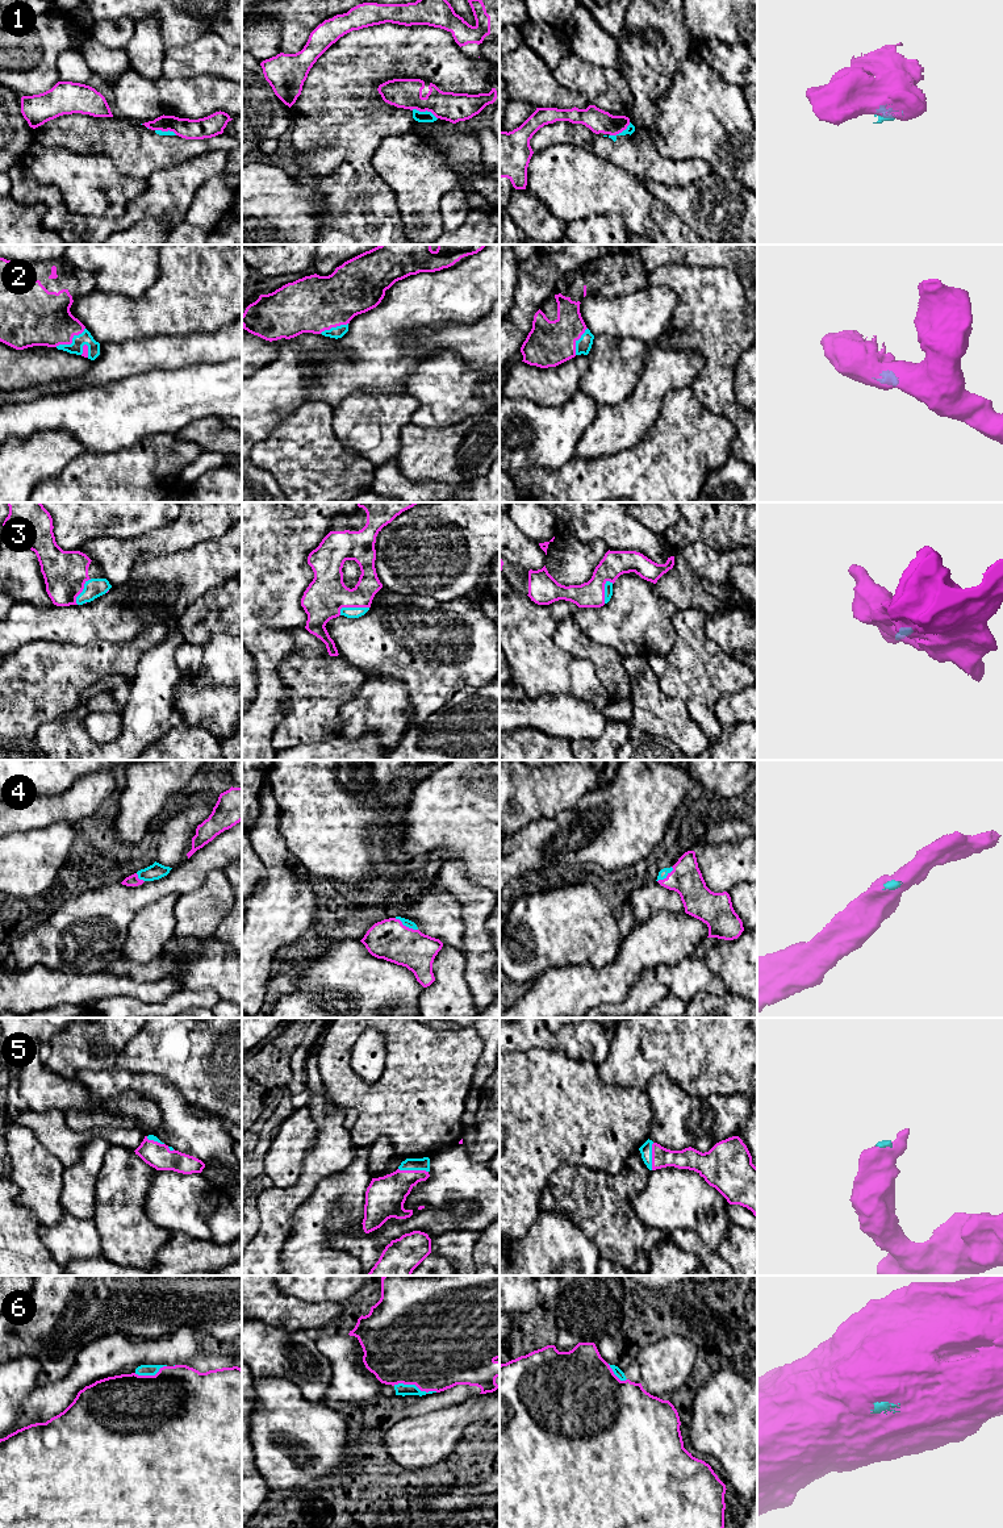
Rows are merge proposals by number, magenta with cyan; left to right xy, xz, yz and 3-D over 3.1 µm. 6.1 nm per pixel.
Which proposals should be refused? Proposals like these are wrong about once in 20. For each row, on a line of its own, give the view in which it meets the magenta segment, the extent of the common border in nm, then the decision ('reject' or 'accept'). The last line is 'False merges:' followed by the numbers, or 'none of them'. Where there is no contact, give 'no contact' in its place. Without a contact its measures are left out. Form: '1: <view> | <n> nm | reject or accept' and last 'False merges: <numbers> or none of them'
1: xz | 170 nm | reject
2: xy | 220 nm | accept
3: xz | 190 nm | accept
4: xz | 160 nm | accept
5: xz | 190 nm | accept
6: xz | 280 nm | accept
False merges: 1

